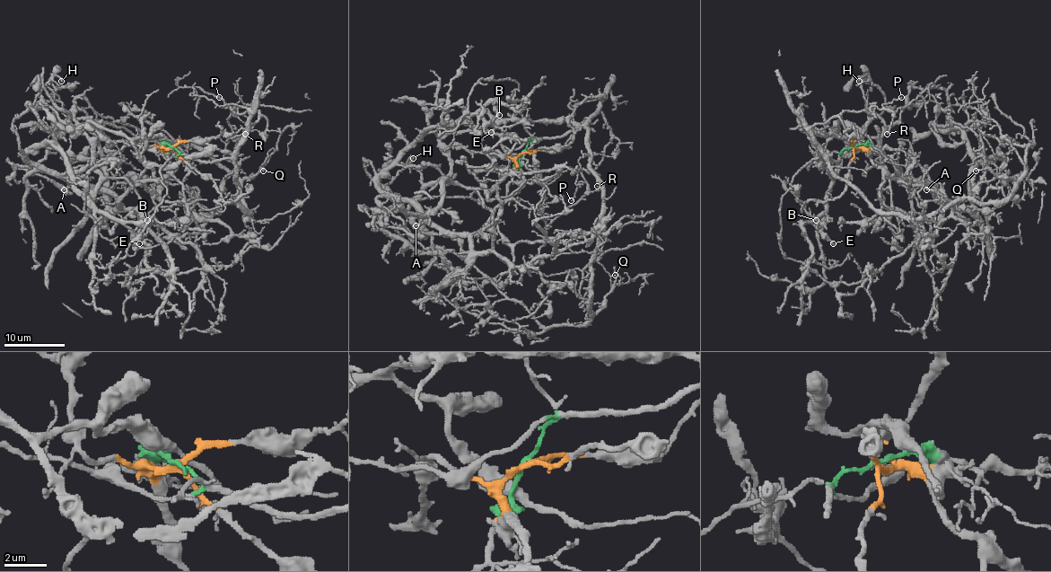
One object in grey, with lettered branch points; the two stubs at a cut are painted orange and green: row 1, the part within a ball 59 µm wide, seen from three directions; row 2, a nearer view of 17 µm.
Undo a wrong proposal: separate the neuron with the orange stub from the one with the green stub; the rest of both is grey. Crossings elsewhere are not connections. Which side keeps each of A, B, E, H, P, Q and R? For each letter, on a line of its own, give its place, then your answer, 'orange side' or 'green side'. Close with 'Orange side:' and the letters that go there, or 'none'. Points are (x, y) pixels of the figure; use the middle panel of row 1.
A: at (416, 225); orange side
B: at (499, 115); orange side
E: at (491, 132); orange side
H: at (413, 158); orange side
P: at (571, 200); green side
Q: at (615, 275); green side
R: at (597, 186); green side
Orange side: A, B, E, H

